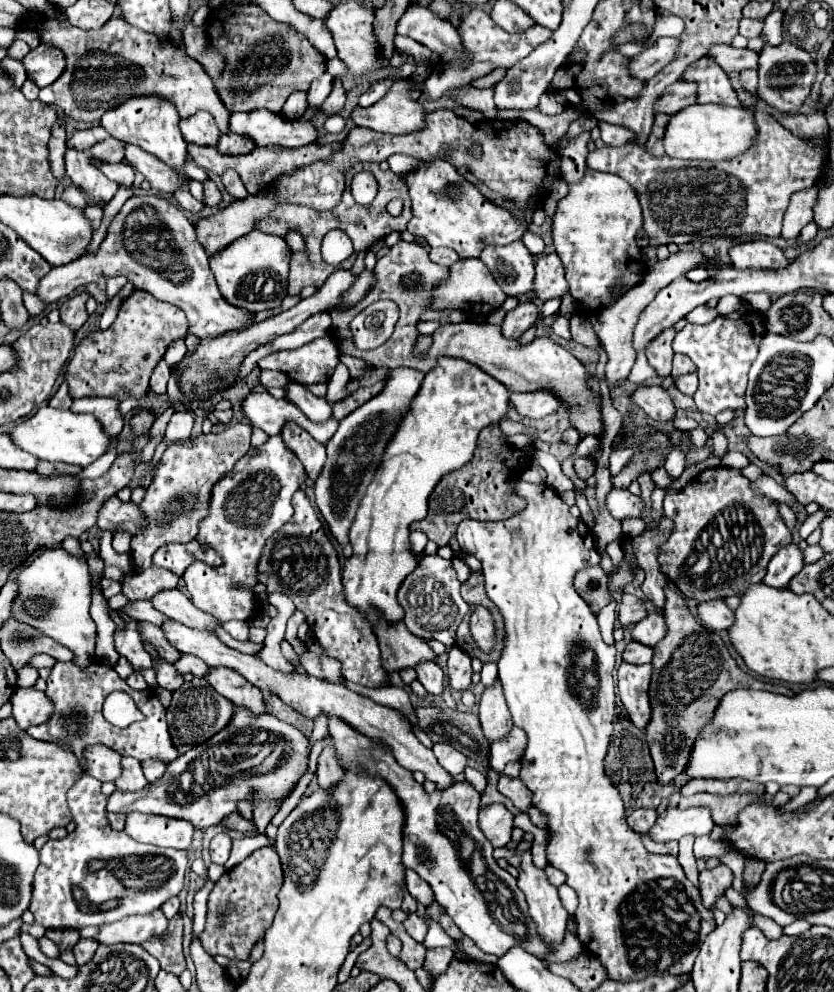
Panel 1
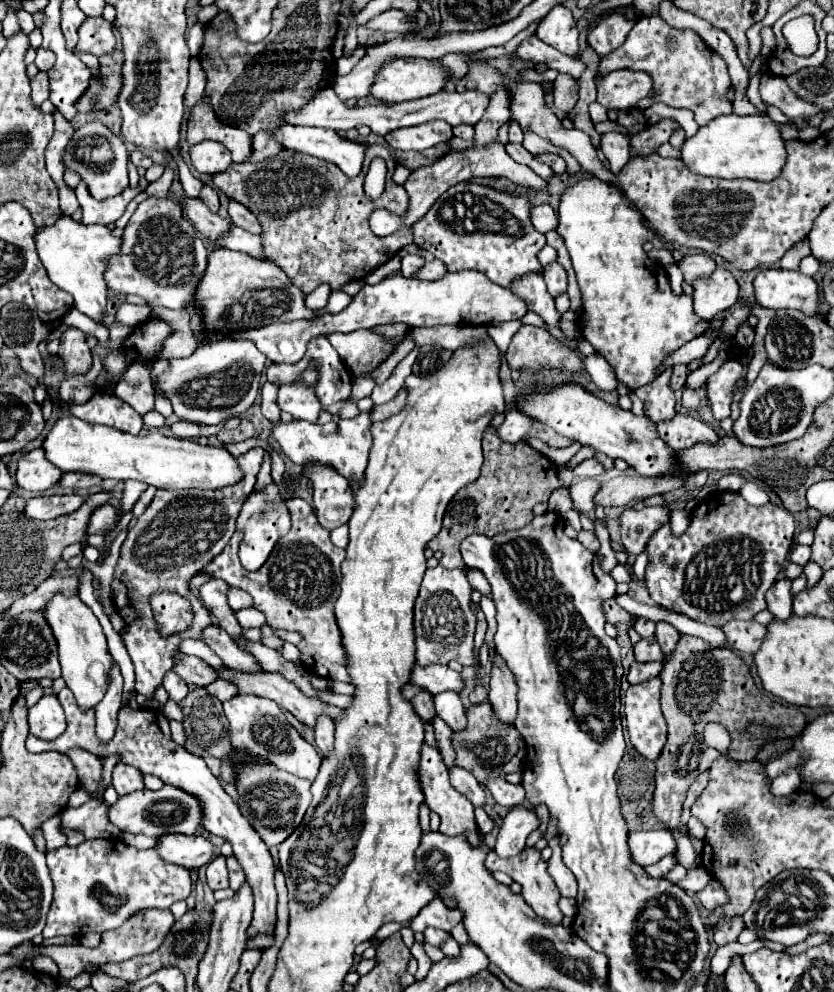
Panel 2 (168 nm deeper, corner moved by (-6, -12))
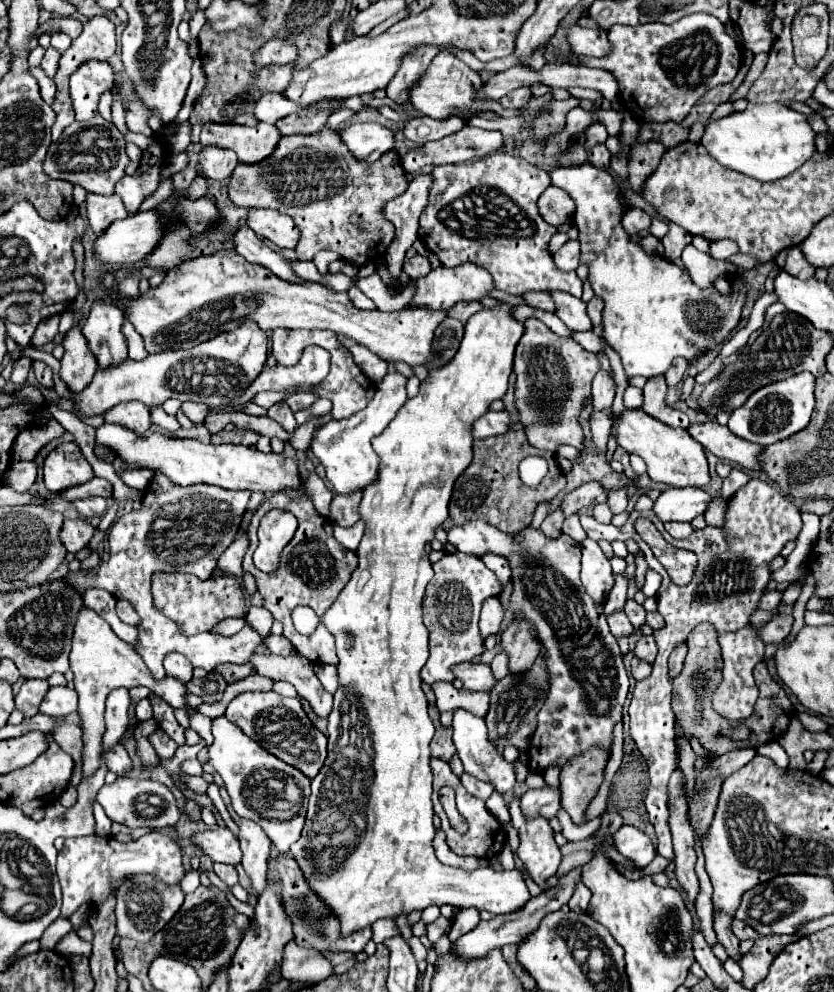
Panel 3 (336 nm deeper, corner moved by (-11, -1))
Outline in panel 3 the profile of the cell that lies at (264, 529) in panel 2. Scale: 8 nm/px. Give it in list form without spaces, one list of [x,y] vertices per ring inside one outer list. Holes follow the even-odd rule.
[[[271,510],[259,524],[259,546],[253,554],[255,566],[263,572],[277,570],[281,548],[289,544],[297,530],[297,518],[285,510]]]

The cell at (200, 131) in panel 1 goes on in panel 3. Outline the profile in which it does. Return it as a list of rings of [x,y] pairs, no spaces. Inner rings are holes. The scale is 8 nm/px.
[[[205,146],[201,152],[201,174],[211,180],[227,180],[237,164],[239,160],[233,150]]]

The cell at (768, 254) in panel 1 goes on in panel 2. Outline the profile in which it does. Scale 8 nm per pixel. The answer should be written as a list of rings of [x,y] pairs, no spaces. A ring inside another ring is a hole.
[[[762,269],[754,279],[756,301],[768,309],[798,309],[806,315],[818,311],[818,285],[812,277],[790,269]]]

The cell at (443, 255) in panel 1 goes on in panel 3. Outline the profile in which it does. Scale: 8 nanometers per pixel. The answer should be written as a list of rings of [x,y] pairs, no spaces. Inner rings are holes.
[[[417,254],[417,256],[409,258],[409,260],[405,258],[403,272],[407,272],[409,278],[421,278],[421,276],[425,276],[425,274],[431,272],[431,264],[429,264],[429,260],[425,256]]]

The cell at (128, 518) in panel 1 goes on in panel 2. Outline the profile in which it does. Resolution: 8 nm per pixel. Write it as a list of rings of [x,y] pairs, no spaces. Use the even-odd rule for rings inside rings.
[[[104,505],[104,507],[98,507],[94,513],[92,513],[92,519],[88,523],[88,535],[92,533],[106,533],[118,519],[118,511],[116,507],[112,505]]]

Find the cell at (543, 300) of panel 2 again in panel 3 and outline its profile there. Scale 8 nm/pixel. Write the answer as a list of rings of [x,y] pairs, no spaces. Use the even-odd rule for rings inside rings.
[[[551,292],[555,304],[557,304],[557,316],[575,332],[587,332],[593,330],[591,318],[587,316],[587,304],[581,298],[573,298],[565,292]]]

